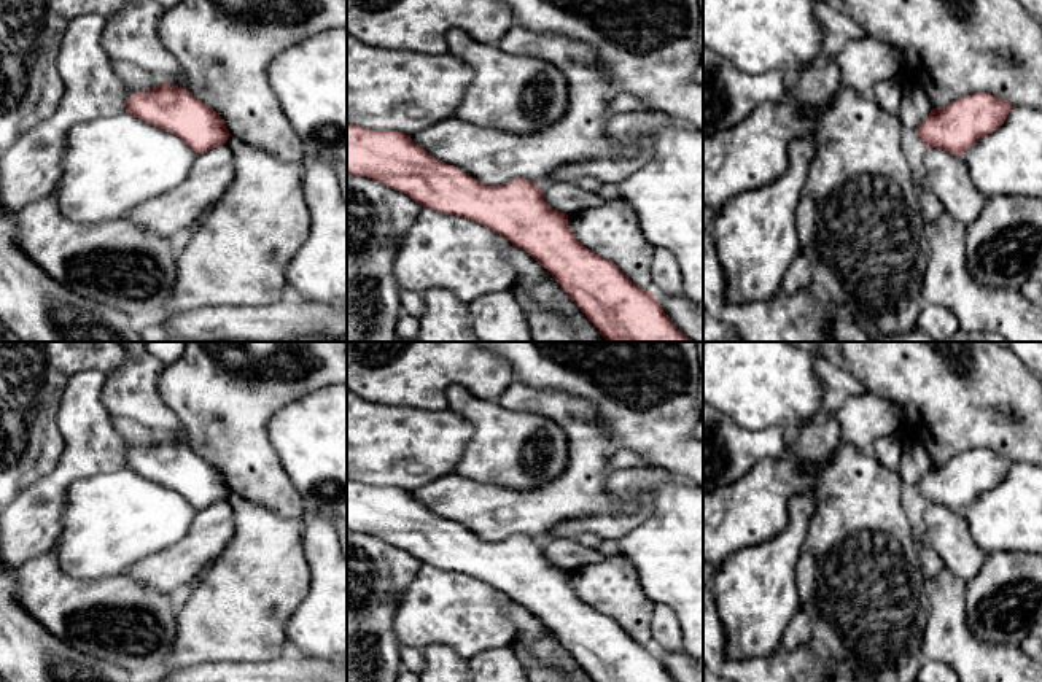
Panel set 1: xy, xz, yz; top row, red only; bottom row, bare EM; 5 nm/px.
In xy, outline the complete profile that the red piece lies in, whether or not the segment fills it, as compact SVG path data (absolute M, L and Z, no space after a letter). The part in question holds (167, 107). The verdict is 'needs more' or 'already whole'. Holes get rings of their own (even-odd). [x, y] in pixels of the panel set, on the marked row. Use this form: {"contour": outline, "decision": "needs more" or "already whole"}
{"contour": "M161 83L135 91L127 97L124 113L68 130L62 176L54 192L59 208L76 223L127 218L137 205L183 183L196 156L224 145L229 135L226 121L188 89Z", "decision": "needs more"}

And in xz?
{"contour": "M347 124L347 176L372 178L395 191L407 194L423 208L468 218L507 238L511 246L504 250L503 256L515 273L511 291L522 289L541 308L560 315L581 310L589 318L587 323L576 326L581 342L692 342L671 323L652 291L638 288L614 262L598 256L577 240L568 224L568 215L554 210L544 200L542 189L535 181L515 178L506 184L484 184L465 170L431 157L407 134L372 130L353 124Z", "decision": "needs more"}

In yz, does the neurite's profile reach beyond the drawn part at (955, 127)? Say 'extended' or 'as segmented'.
extended

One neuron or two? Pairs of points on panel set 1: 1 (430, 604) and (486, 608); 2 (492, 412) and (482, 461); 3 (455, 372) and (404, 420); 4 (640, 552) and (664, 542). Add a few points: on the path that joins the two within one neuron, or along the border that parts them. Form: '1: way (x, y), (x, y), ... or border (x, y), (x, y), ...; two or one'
1: way (444, 608), (471, 608); one
2: way (492, 425), (492, 449); one
3: border (381, 402), (422, 409), (447, 409); two
4: way (646, 547), (657, 547); one

